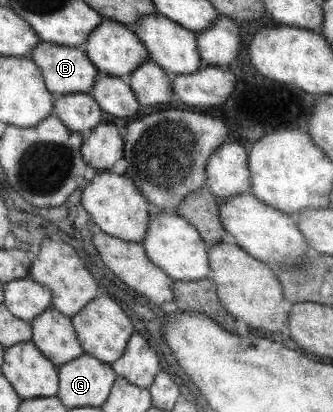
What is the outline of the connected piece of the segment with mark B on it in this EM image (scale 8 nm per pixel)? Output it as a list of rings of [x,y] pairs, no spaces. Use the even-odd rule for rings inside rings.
[[[38,41],[29,58],[42,72],[46,89],[55,95],[91,93],[99,71],[78,47]]]

